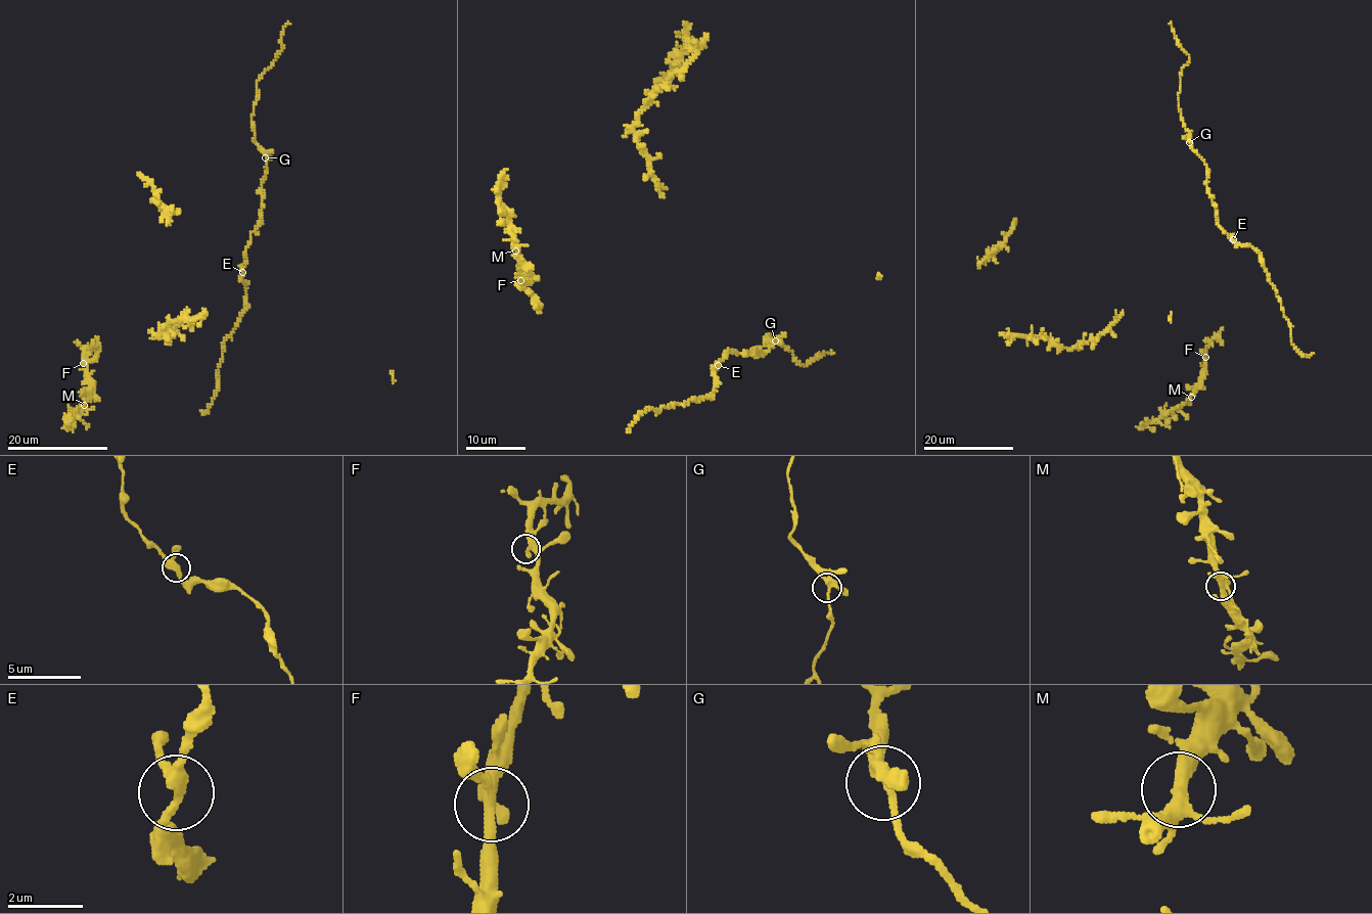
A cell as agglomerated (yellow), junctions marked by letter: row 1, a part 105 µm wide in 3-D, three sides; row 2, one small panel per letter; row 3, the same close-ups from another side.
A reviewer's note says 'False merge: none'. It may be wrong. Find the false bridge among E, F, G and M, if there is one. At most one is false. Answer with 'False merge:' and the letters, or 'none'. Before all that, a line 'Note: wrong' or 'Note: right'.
Note: right
False merge: none

